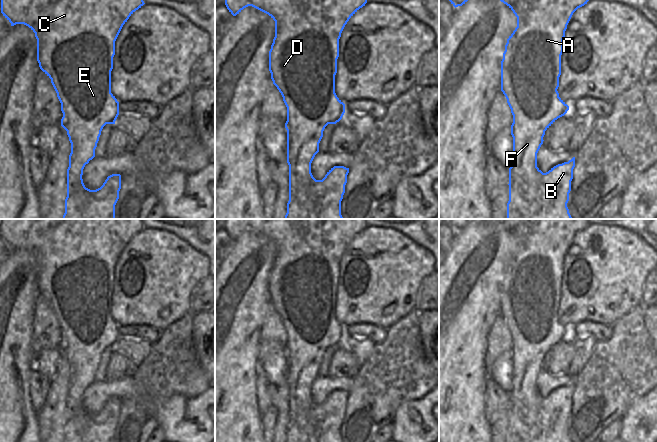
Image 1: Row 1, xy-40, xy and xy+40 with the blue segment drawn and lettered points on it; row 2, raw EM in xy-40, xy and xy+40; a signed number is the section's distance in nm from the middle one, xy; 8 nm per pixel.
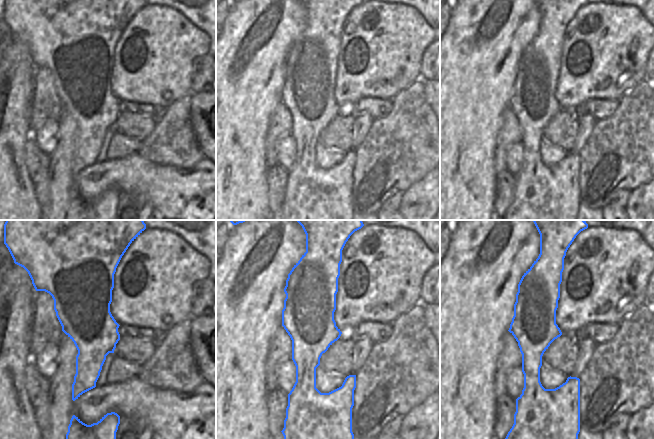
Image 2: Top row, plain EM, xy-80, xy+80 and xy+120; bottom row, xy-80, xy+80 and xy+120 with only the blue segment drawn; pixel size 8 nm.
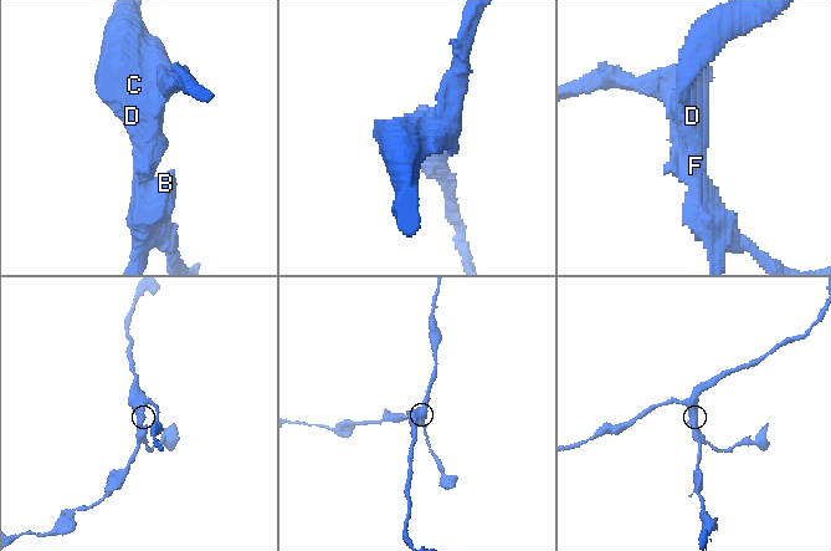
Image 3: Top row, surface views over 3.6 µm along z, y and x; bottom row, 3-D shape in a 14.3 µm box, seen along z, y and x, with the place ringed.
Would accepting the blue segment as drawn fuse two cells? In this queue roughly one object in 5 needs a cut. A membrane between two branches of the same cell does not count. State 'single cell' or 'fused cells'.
single cell

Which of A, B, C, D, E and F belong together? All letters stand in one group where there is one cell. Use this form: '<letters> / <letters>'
A B C D E F

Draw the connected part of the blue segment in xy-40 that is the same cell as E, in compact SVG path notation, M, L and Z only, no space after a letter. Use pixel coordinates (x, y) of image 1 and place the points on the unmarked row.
M2 219L1 221L1 237L11 247L11 250L24 248L35 257L39 291L51 303L51 307L61 327L61 335L63 337L61 350L67 355L71 367L69 391L67 393L67 421L65 423L65 437L63 442L115 442L115 429L119 423L119 415L121 413L121 399L112 398L108 400L103 409L96 414L90 414L85 411L82 399L85 389L95 381L95 373L103 351L106 348L115 348L119 339L119 326L111 317L111 295L113 293L113 281L115 279L115 265L129 241L144 228L141 219Z

